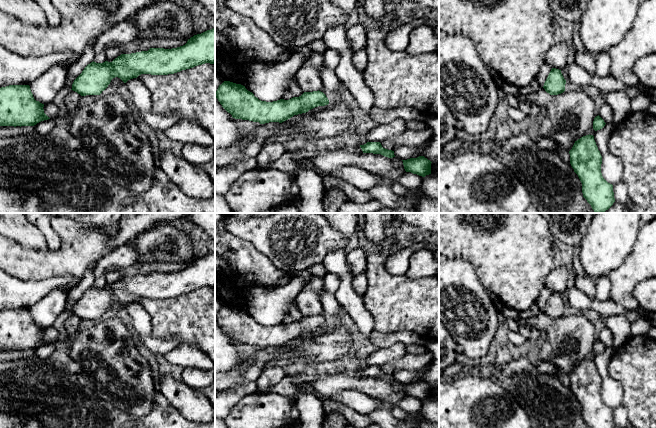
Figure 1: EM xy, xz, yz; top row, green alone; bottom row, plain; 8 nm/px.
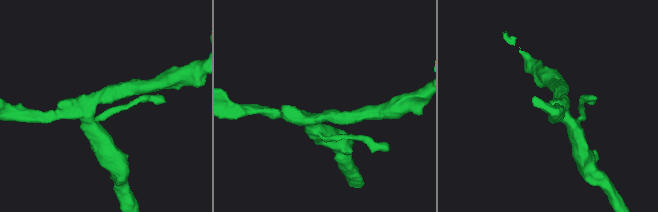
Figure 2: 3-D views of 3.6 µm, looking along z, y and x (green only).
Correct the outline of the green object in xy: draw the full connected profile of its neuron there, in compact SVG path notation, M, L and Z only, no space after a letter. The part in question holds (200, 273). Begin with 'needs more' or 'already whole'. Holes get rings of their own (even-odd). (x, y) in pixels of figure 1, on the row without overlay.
already whole; M215 251L188 263L183 270L150 272L121 278L112 286L91 286L72 308L81 320L100 319L115 301L124 307L141 298L168 299L205 287L215 288Z

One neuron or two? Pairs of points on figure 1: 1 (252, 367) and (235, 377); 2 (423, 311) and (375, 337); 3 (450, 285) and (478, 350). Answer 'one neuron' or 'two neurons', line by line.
1: one neuron
2: two neurons
3: one neuron

